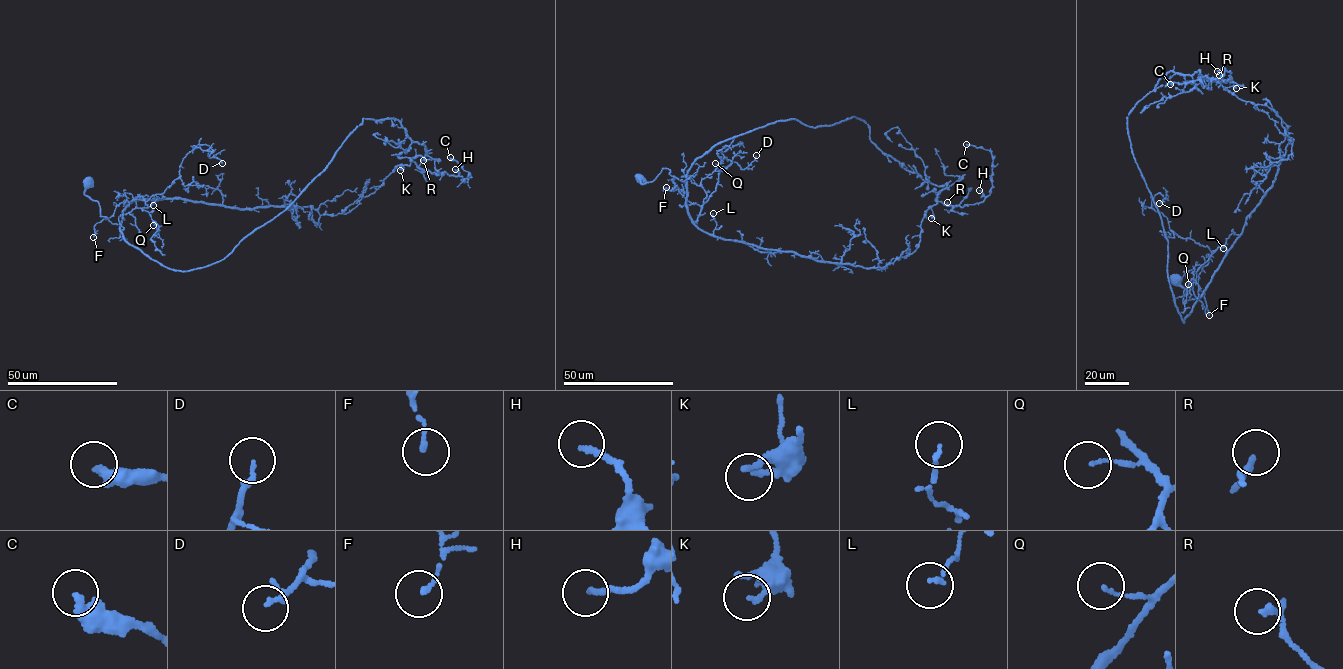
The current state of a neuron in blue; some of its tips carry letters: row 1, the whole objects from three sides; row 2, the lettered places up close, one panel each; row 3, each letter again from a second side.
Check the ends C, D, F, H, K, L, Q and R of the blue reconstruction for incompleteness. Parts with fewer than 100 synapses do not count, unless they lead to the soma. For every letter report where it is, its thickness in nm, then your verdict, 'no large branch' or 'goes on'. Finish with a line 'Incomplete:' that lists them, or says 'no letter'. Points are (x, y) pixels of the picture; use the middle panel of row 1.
C: place (966, 144); calibre 400 nm; no large branch
D: place (756, 155); calibre 110 nm; no large branch
F: place (666, 187); calibre 150 nm; no large branch
H: place (979, 190); calibre 170 nm; no large branch
K: place (931, 218); calibre 190 nm; no large branch
L: place (713, 213); calibre 120 nm; no large branch
Q: place (715, 163); calibre 100 nm; no large branch
R: place (947, 202); calibre 140 nm; no large branch
Incomplete: no letter

